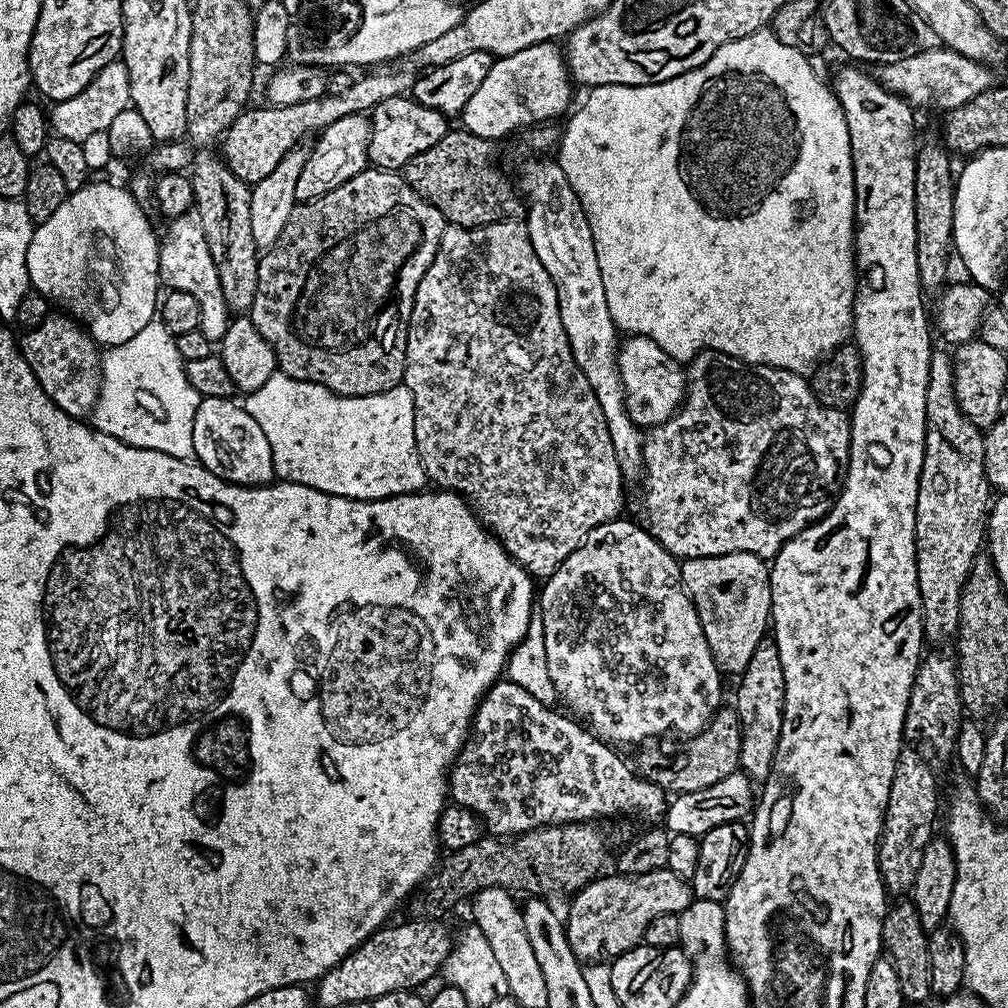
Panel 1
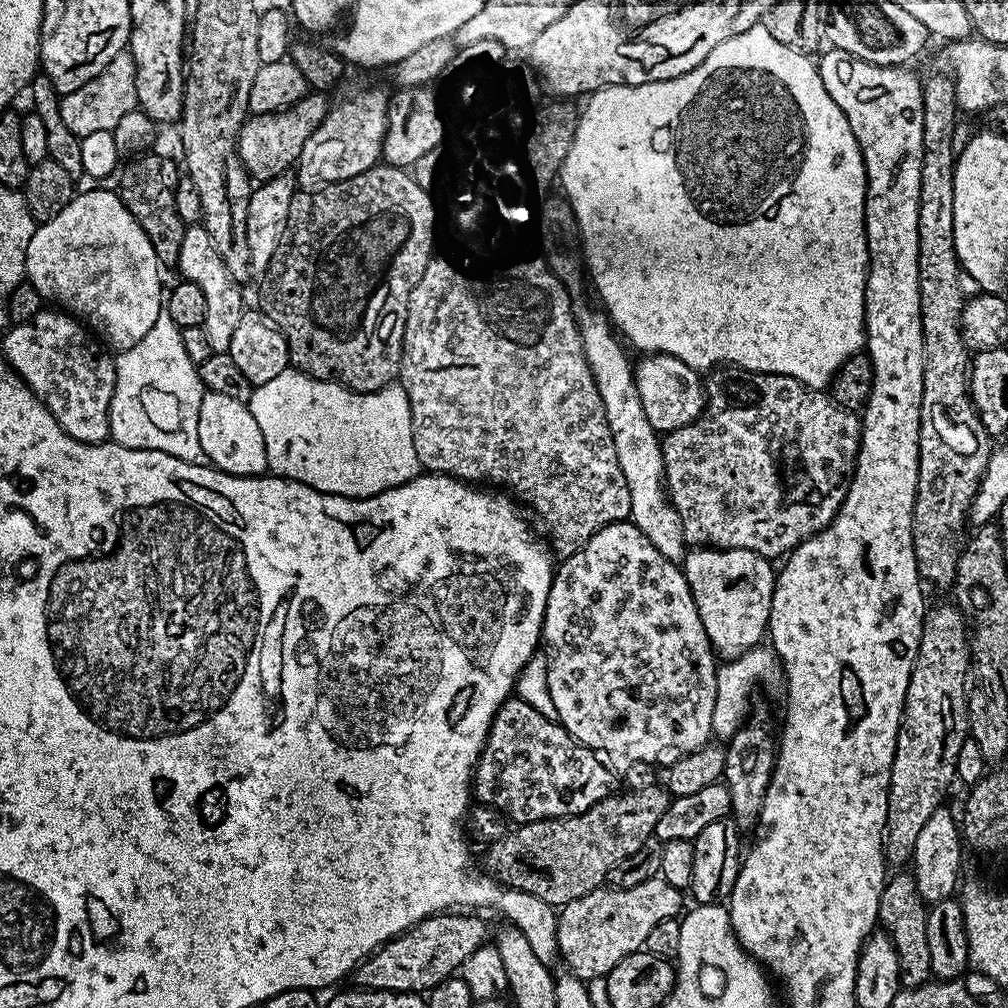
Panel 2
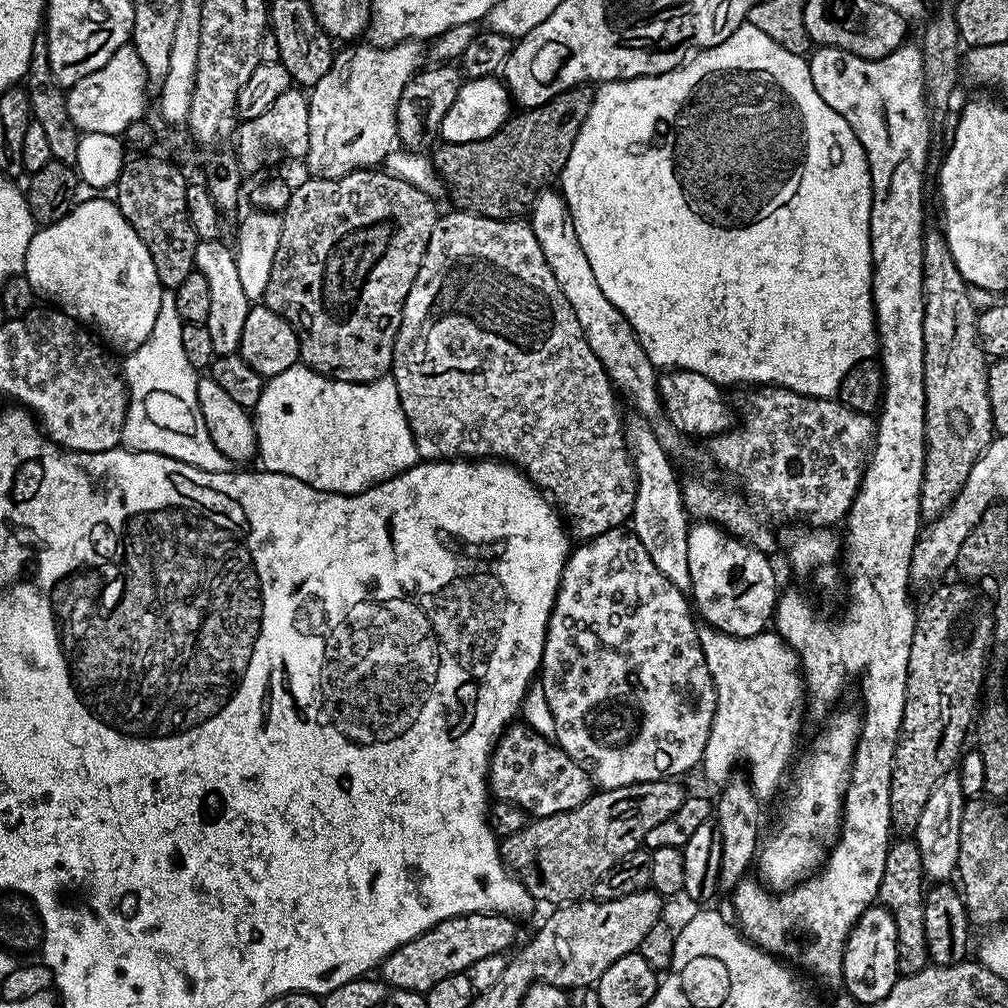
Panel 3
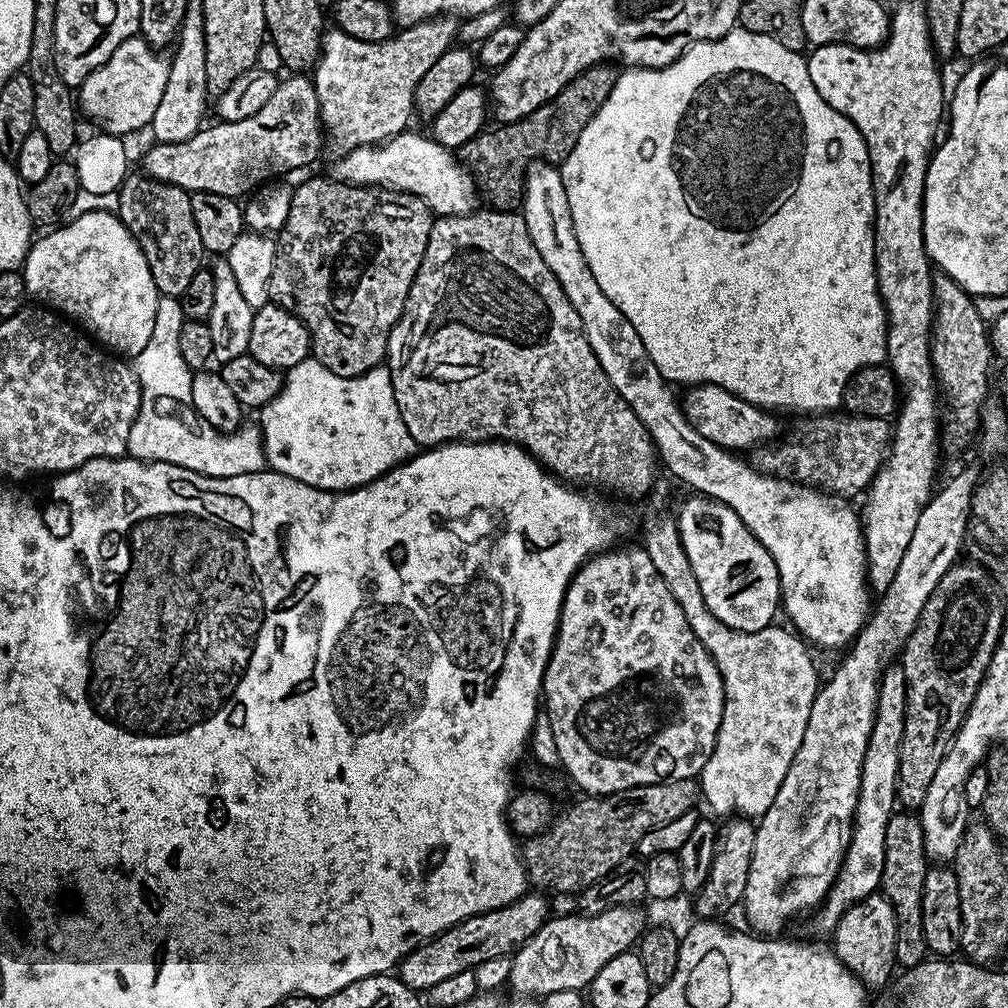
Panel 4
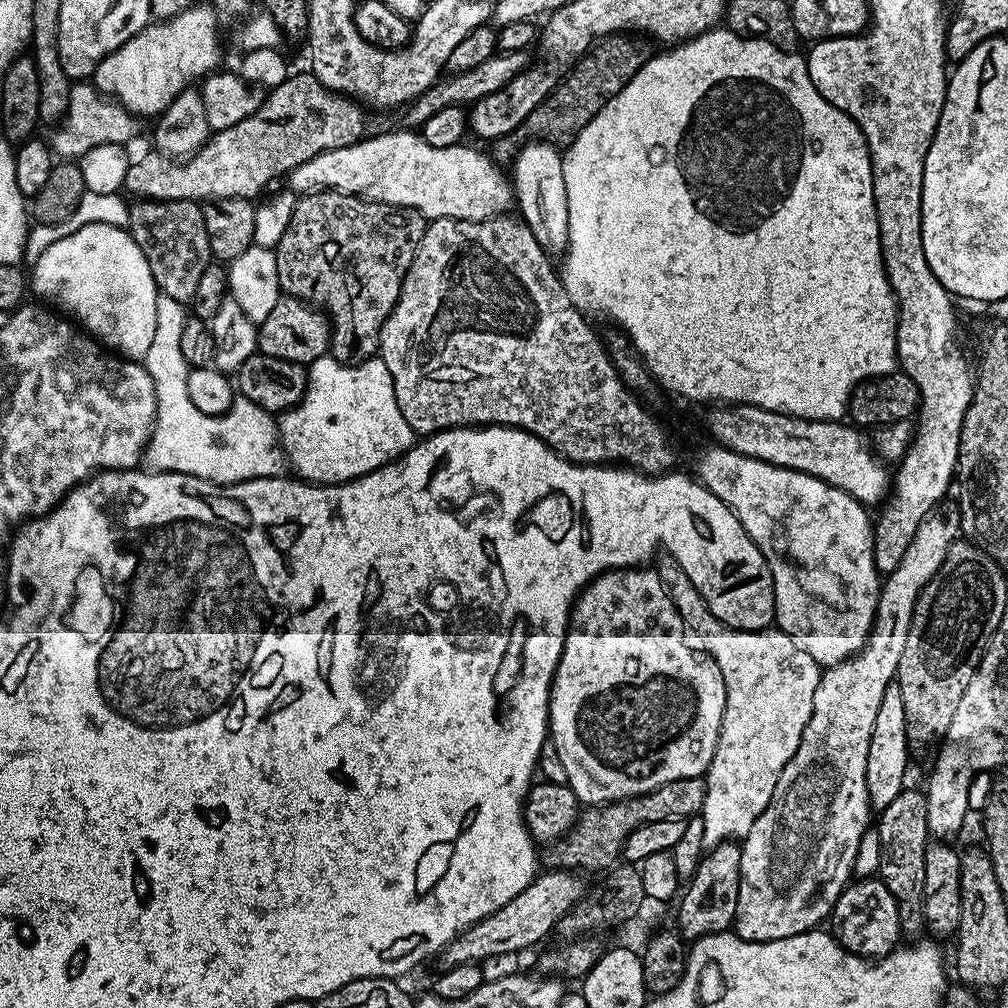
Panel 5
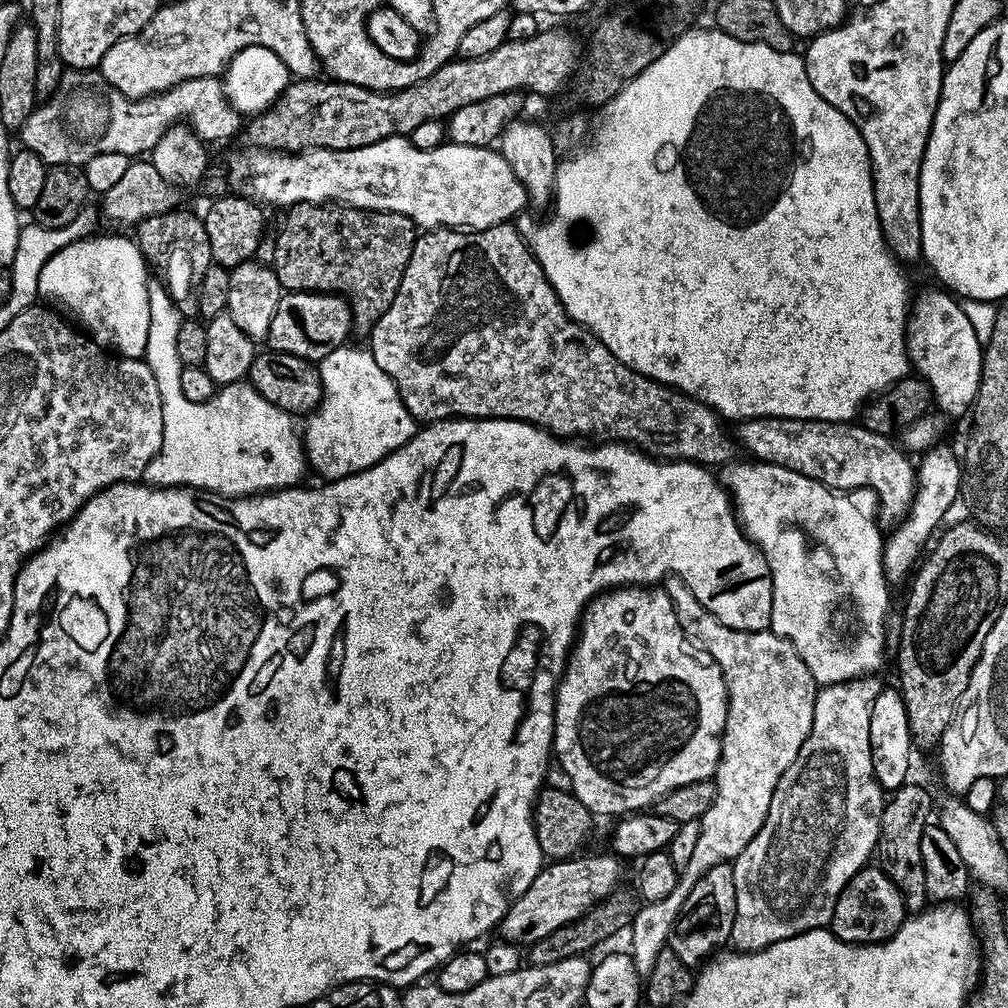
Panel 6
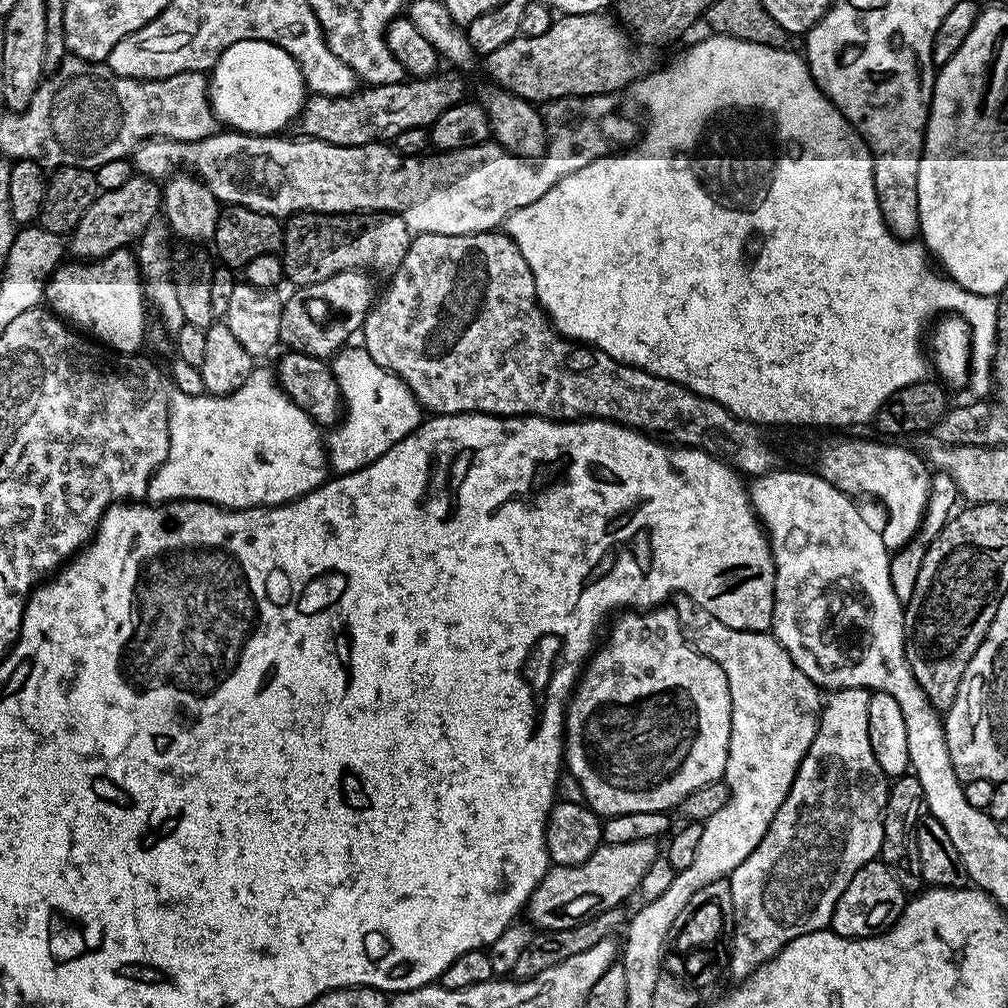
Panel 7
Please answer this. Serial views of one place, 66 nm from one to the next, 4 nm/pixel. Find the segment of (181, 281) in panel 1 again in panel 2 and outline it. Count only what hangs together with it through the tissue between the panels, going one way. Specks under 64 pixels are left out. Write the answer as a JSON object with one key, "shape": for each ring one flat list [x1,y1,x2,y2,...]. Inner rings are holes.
{"shape":[[203,226,185,227,185,236,182,238,181,254,178,271,183,279,194,282,194,286,202,289,206,298,206,318,202,327,206,330,206,338,210,338,213,352,227,352,230,338,234,329,238,327,238,318,242,318,246,301,240,293,241,285,226,270,226,262,222,262,218,250,214,250,214,242]]}

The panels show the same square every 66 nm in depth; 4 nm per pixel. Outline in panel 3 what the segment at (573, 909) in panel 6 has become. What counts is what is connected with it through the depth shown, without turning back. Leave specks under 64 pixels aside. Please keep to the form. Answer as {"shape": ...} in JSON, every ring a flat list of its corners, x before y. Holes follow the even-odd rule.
{"shape":[[471,912,465,916,446,918,428,932,423,932,418,938,398,946,398,950,391,952,384,963,379,965,378,972,381,972,379,975,382,977,383,983,390,985,391,988,426,993,430,990,430,986,436,985,442,978,450,978,450,974,468,972,475,964,482,962,482,958,499,957,500,952,506,951,515,942,516,924,517,921,513,917,502,916,494,912]]}

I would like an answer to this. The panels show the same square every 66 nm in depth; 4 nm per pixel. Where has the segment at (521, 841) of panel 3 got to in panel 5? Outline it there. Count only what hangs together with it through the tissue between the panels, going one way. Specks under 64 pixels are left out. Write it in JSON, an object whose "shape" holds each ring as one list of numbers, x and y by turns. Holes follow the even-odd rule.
{"shape":[[695,776,663,784,652,792,643,792,640,796,629,800,616,800,612,804,585,807,571,832,557,844,547,845,545,852,548,853,545,856,543,853,543,863,545,860,548,863,545,865,552,870,579,870,584,874,600,871,603,873,621,859,626,838,630,838,635,828,650,822,667,820,687,822,693,816,703,813,707,793,707,779,704,776]]}

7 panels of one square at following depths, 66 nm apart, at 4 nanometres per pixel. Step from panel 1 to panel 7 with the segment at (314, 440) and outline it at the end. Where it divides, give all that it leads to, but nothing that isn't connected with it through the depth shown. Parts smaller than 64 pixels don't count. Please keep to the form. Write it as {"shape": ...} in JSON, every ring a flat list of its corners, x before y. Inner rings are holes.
{"shape":[[345,346,331,361,340,387,342,419,326,436,326,460,331,471,347,474,373,464,390,446,402,442,422,423,422,409,411,390,393,372,387,372,362,346]]}

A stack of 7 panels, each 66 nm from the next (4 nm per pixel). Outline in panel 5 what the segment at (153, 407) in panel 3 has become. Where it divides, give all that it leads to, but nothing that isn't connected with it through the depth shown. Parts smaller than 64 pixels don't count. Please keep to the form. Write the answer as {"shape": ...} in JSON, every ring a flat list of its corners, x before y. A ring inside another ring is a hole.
{"shape":[[160,294,156,298,156,313,158,326,154,330,154,343,142,361,156,391,156,422,148,437,143,463,158,472,181,472,215,484,237,484,243,480,281,475,286,461,273,413,254,402,236,398,223,416,202,414,188,397,185,373,190,365,183,360,180,349,185,305]]}

